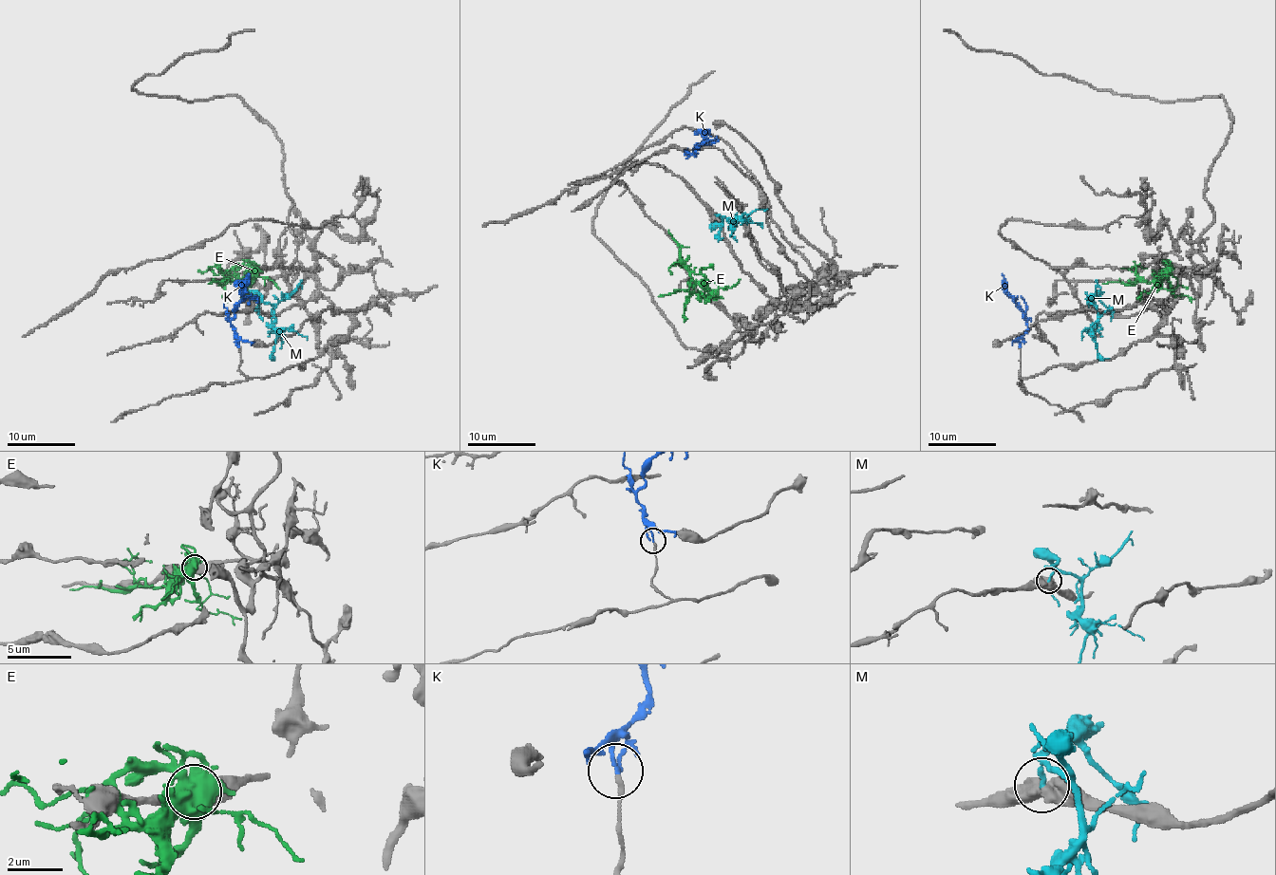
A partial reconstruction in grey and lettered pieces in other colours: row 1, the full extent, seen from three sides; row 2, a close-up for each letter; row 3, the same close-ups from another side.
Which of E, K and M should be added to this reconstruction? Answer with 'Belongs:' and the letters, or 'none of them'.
Belongs: none of them

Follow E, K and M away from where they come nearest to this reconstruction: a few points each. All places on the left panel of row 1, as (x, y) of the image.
E: (253, 271), (232, 282), (208, 284)
K: (238, 346), (238, 338), (230, 319), (246, 290), (249, 273)
M: (257, 307), (261, 302), (268, 302), (274, 309), (278, 338), (270, 359)

